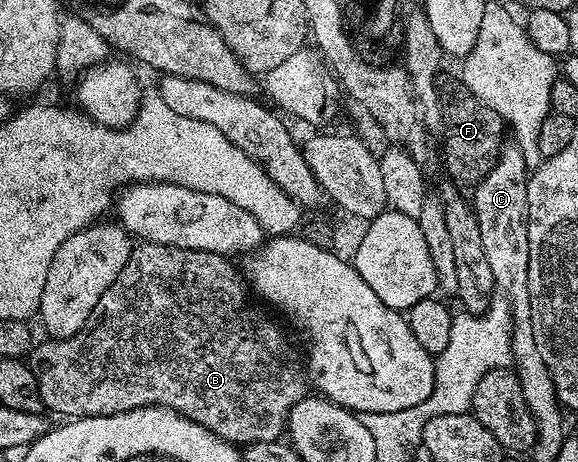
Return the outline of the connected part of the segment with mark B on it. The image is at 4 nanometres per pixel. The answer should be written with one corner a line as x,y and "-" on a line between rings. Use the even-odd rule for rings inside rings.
146,241
133,245
132,255
126,264
126,268
122,268
118,280
114,280
114,284
110,284
110,288
106,288
102,300
98,300
98,304
94,308
92,319
88,321
88,325
69,338
44,340
41,346
39,343
31,351
30,365
32,371
36,373
38,390
42,392
44,410
48,412
53,410
56,414
65,414
63,417
71,420
73,418
93,418
94,416
121,414
122,412
130,412
147,406
165,406
167,410
173,410
184,418
202,424
204,428
214,432
219,438
225,438
233,444
277,441
285,433
290,408
294,408
294,404
298,404
298,400
306,397
310,390
310,382
306,377
305,367
303,365
300,367
296,363
296,358
292,355
292,350
288,347
283,332
272,323
270,315
263,314
258,307
252,306
251,300
248,299
250,290
245,279
241,275
240,279
232,271
232,266
228,262
231,261
223,254
211,254
201,250
174,248
166,244
154,244

